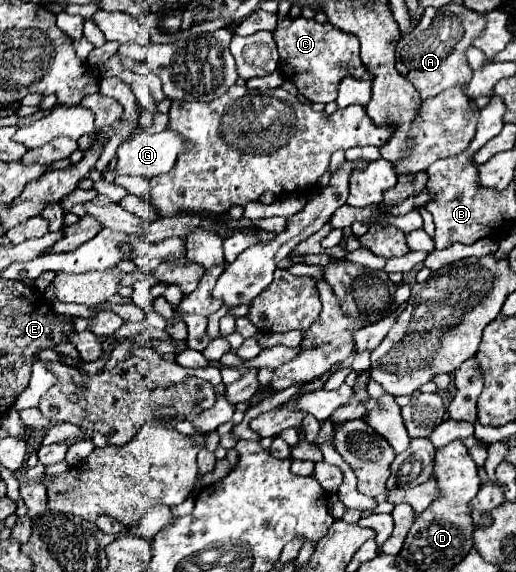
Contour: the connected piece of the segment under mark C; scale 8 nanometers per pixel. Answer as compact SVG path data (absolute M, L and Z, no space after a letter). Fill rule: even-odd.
M278 16L278 28L274 30L274 40L278 46L278 54L280 54L280 72L286 80L292 80L296 84L296 88L300 90L300 94L304 98L308 98L310 102L322 102L328 104L332 100L336 100L336 90L338 90L338 82L352 74L354 78L366 78L370 80L370 72L364 68L362 60L360 60L360 50L358 50L358 40L352 34L342 34L342 30L334 28L330 22L326 24L316 24L314 20L306 20L306 18L296 18L290 20L288 16Z

